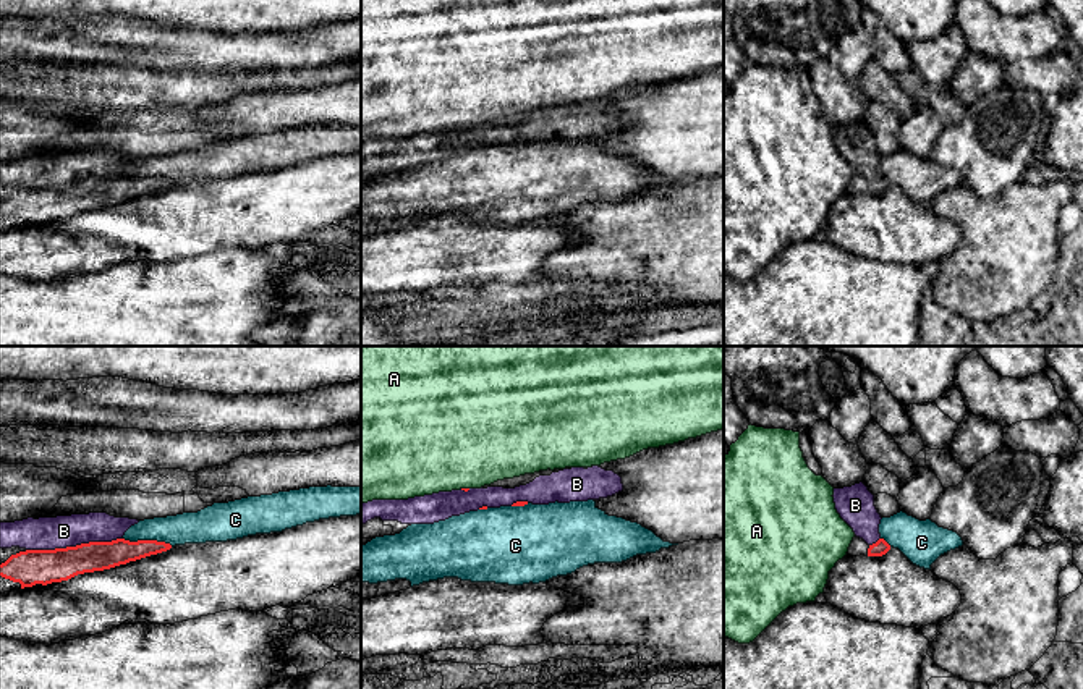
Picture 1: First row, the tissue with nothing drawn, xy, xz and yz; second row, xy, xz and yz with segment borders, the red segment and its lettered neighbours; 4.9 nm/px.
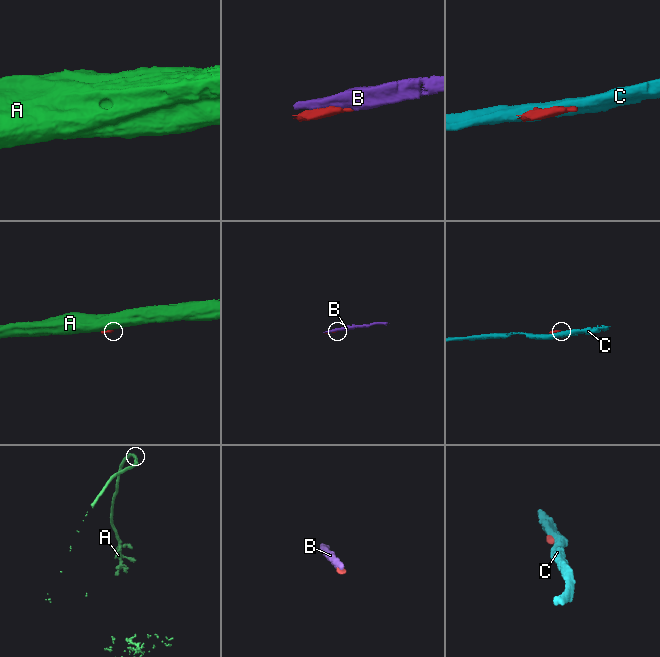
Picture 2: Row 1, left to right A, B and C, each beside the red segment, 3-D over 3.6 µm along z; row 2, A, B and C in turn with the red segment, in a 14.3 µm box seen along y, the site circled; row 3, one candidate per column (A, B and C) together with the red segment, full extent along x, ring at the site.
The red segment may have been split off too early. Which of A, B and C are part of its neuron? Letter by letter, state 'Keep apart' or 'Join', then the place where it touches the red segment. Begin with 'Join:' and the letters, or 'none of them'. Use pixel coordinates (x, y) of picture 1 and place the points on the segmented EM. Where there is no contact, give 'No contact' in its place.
Join: B
A: Keep apart. Touches red at xz (465, 489)
B: Join. Touches red at xy (73, 547)
C: Keep apart. Touches red at xy (148, 541)

